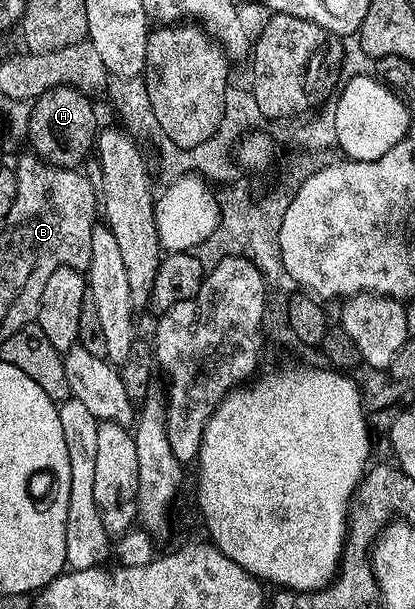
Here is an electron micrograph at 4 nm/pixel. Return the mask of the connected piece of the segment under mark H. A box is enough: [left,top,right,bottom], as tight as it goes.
[28,86,98,167]

